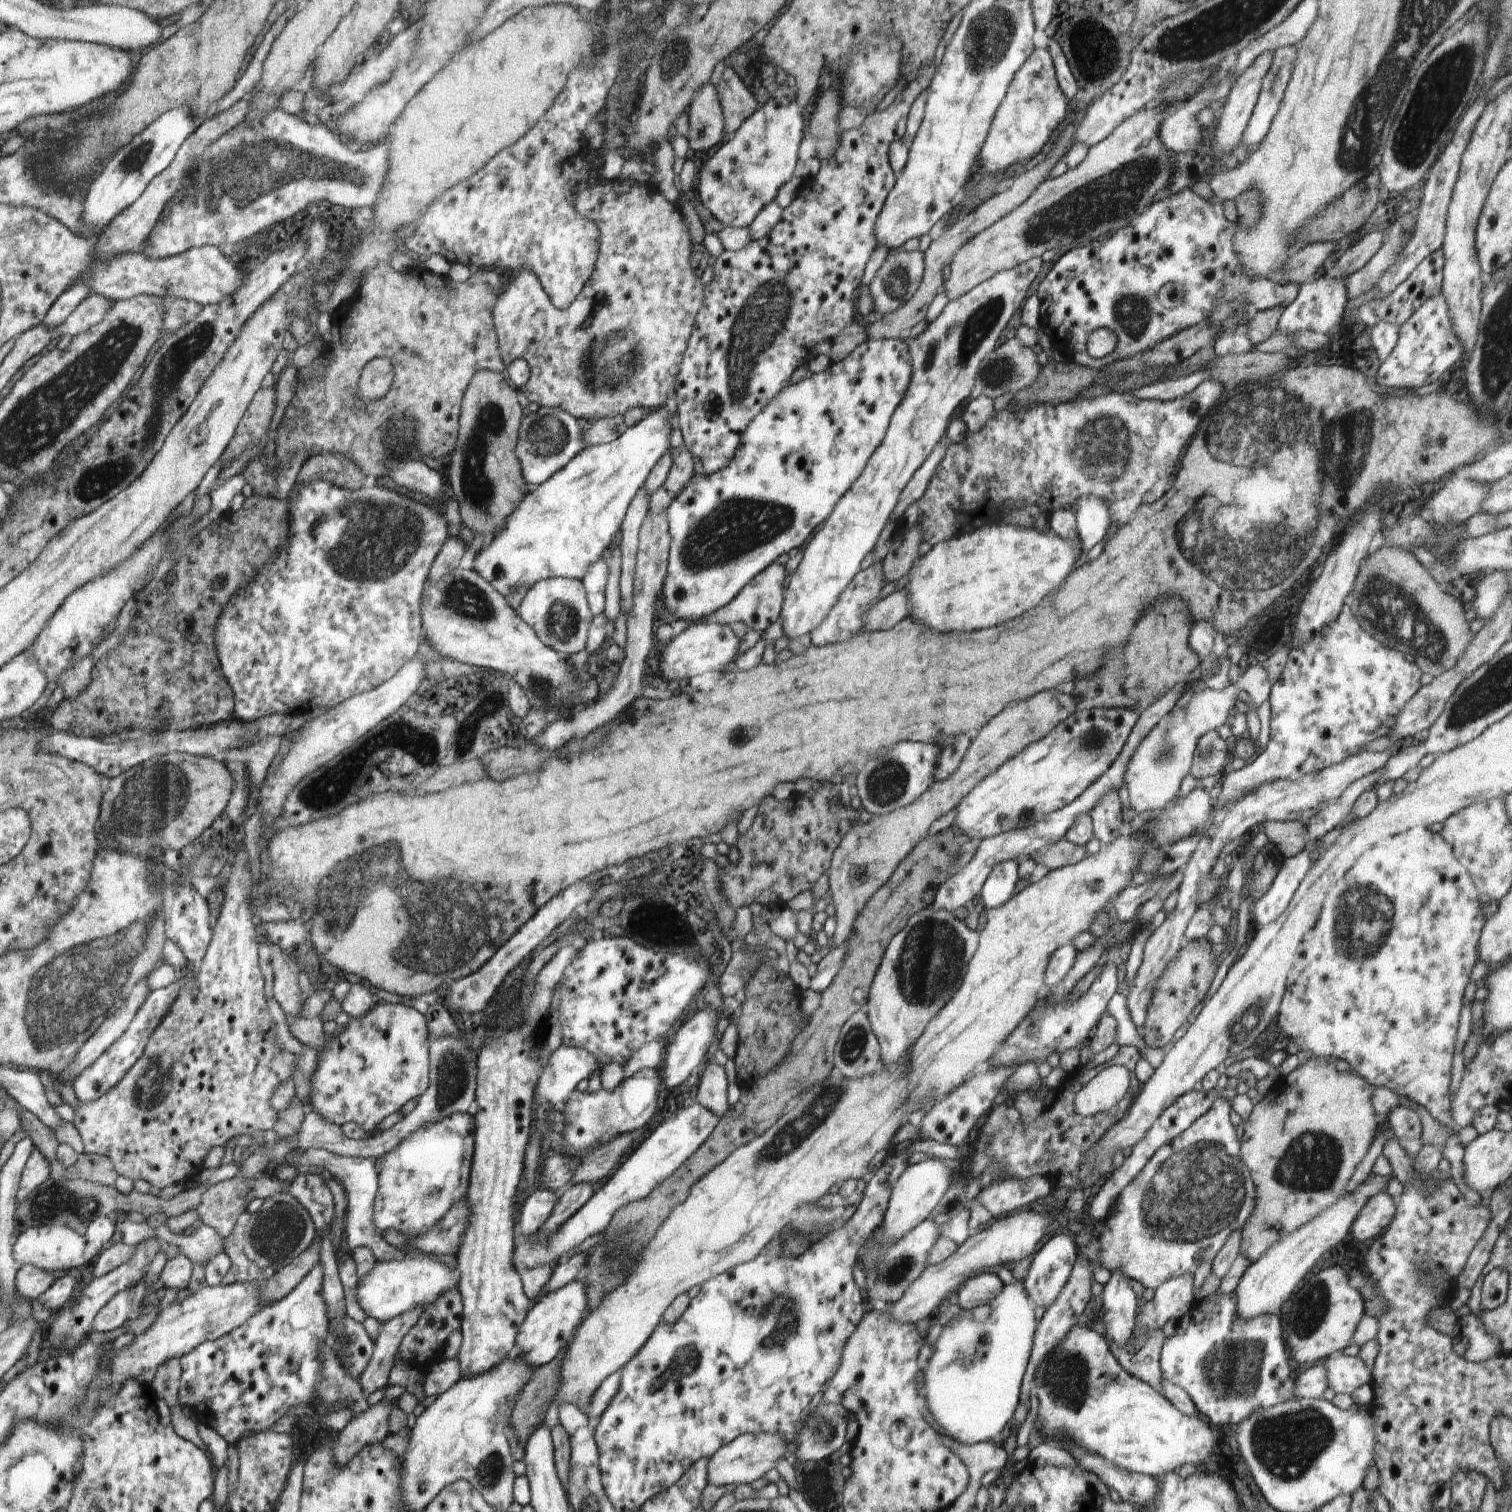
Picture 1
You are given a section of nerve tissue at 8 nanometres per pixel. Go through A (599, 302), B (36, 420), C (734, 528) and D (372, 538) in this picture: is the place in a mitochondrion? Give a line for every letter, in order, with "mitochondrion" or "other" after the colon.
A: mitochondrion
B: mitochondrion
C: mitochondrion
D: mitochondrion

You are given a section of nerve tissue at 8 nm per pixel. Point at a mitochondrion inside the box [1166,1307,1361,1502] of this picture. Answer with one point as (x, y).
(1286, 1444)

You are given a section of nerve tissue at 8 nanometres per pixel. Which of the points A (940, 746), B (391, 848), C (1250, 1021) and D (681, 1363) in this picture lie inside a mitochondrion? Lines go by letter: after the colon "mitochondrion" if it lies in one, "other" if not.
A: other
B: mitochondrion
C: mitochondrion
D: mitochondrion

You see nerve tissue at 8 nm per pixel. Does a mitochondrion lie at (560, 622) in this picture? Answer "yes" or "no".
yes

